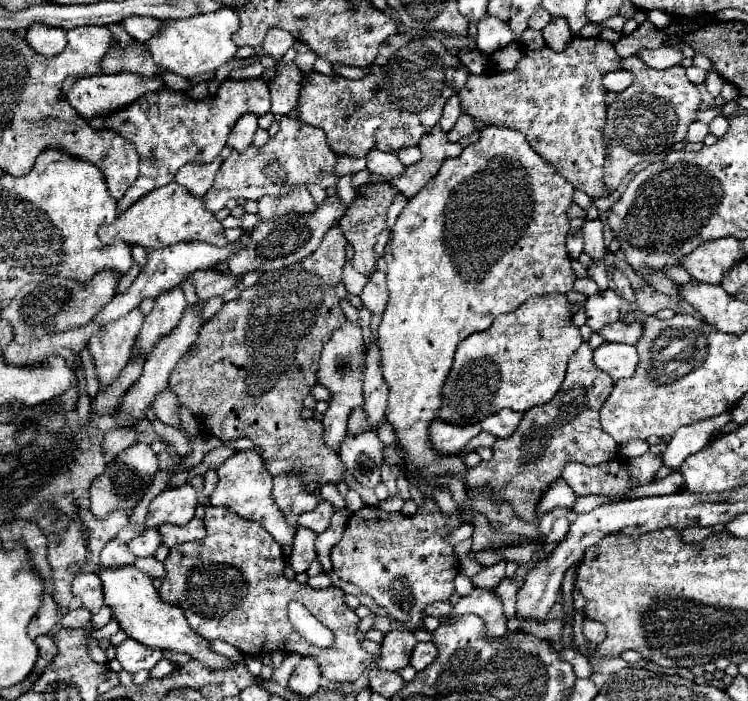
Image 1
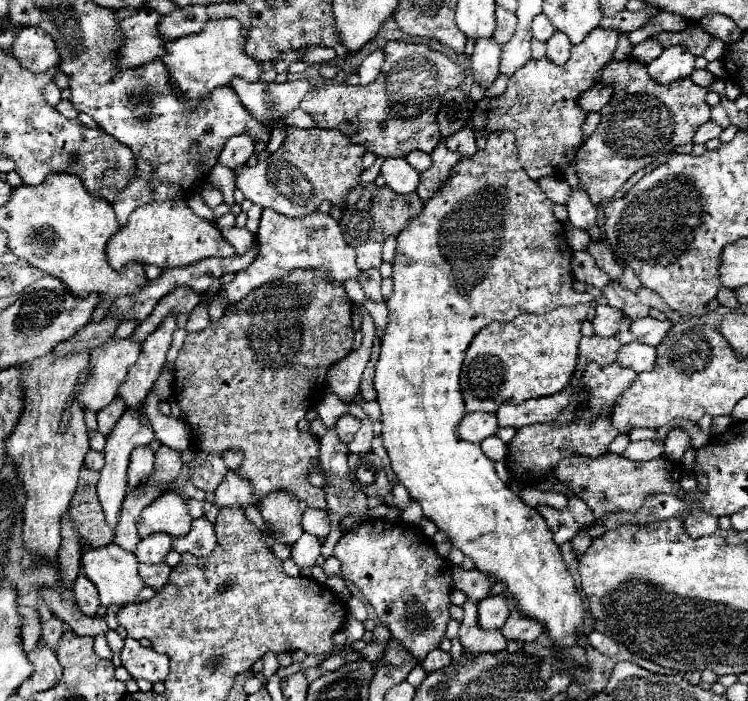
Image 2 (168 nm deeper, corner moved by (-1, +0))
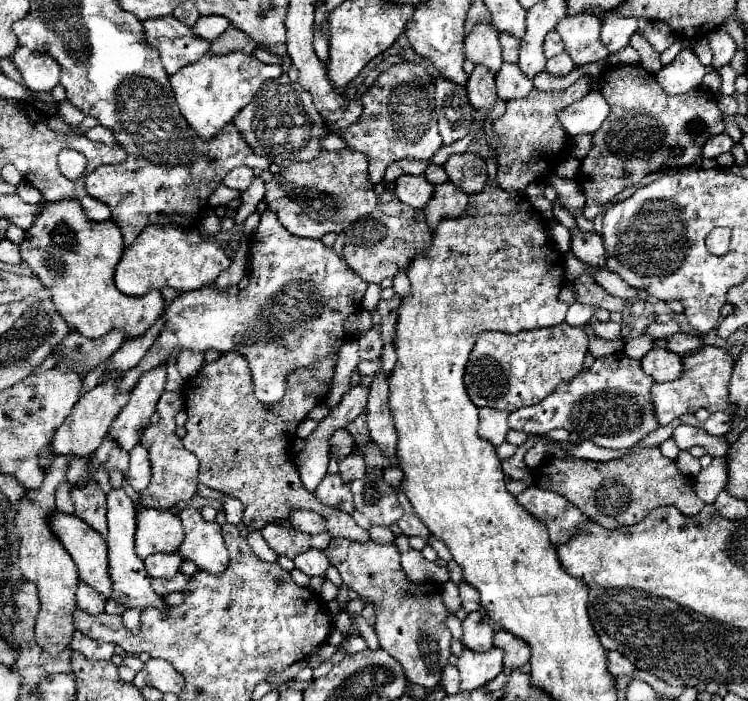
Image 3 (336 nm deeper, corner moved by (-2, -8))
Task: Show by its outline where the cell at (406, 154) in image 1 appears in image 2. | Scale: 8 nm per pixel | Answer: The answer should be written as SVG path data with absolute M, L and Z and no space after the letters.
M411 152L411 154L407 156L407 160L409 160L409 164L413 164L415 170L419 170L419 172L423 172L425 168L429 168L429 164L433 164L431 156L429 156L429 154L423 154L423 152Z

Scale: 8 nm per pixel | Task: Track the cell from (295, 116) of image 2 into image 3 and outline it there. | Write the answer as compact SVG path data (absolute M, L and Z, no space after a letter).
M326 134L326 138L322 138L320 140L320 146L324 148L324 150L340 150L340 148L344 148L346 144L344 144L344 140L340 138L340 136L336 136L336 134Z

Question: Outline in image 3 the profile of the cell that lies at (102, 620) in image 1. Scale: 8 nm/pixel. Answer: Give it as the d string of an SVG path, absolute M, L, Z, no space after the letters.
M112 488L106 494L108 502L108 564L110 564L110 578L114 584L114 592L110 600L106 600L106 614L122 614L124 608L146 608L156 606L166 610L168 606L162 602L162 598L152 590L150 578L144 566L144 560L136 554L134 546L134 532L136 532L136 512L134 502L128 498L124 488Z

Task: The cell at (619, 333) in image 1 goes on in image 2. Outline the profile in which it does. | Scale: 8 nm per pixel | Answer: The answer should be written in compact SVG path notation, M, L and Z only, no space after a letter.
M651 316L647 318L641 318L641 320L635 320L631 324L631 332L639 338L639 342L643 344L649 344L649 346L659 346L661 340L667 336L669 328L673 326L671 320L655 320Z

